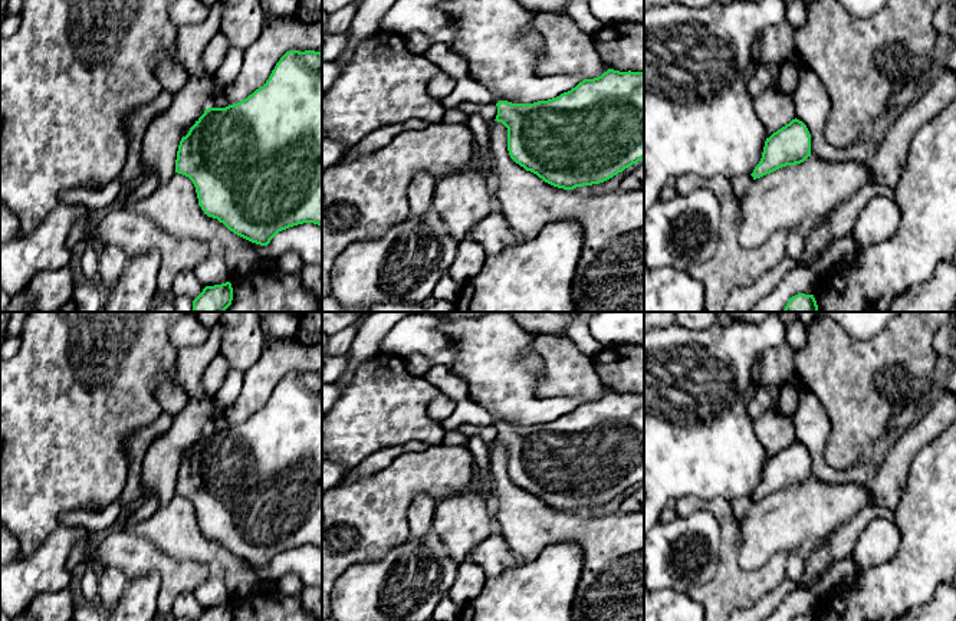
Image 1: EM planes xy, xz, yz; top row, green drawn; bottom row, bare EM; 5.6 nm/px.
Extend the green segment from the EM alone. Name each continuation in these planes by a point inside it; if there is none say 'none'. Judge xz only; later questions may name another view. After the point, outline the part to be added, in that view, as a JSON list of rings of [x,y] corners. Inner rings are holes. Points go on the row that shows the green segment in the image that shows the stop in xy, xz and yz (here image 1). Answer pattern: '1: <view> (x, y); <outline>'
1: xz (466, 88); [[[433,43],[424,56],[456,82],[454,91],[441,99],[446,109],[459,108],[464,101],[474,104],[497,104],[500,101],[484,85],[472,78],[467,60],[454,53],[447,45]]]

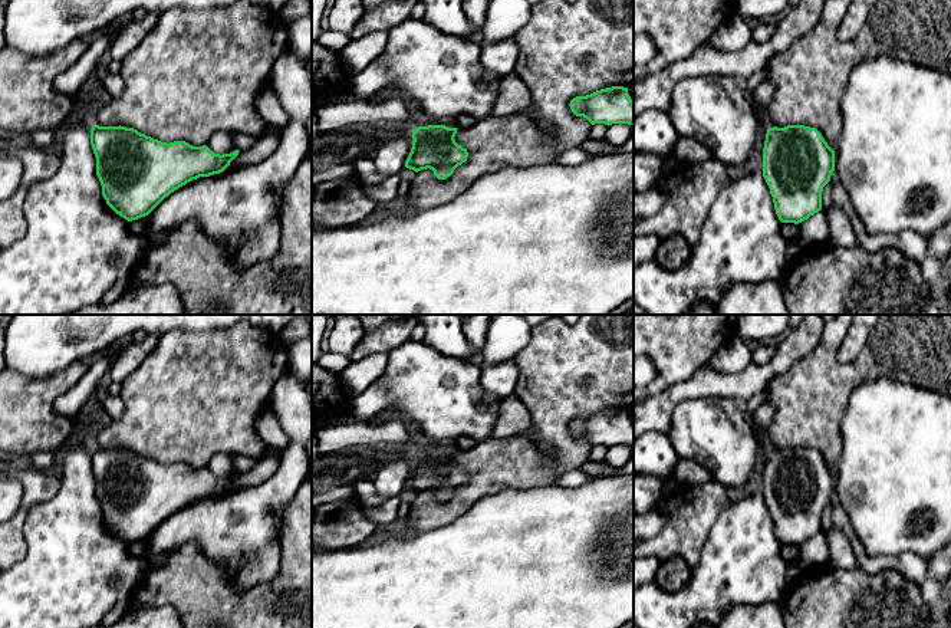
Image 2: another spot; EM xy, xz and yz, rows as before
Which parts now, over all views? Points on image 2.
none

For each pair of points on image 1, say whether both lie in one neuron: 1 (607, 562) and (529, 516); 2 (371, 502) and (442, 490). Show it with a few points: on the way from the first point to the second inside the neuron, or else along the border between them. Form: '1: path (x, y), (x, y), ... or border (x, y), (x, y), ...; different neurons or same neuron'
1: path (588, 542), (574, 528), (549, 525); same neuron
2: path (388, 493), (397, 485), (424, 485); same neuron

